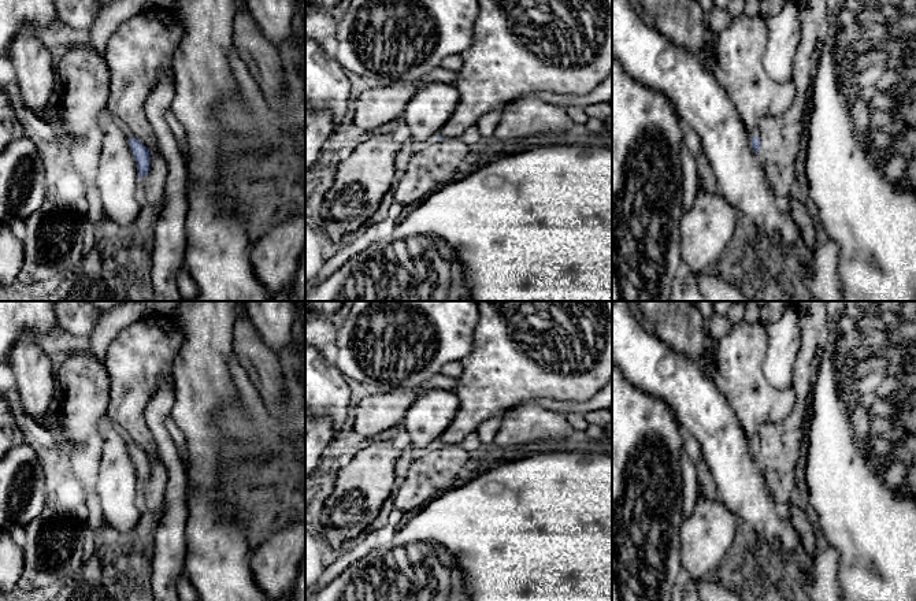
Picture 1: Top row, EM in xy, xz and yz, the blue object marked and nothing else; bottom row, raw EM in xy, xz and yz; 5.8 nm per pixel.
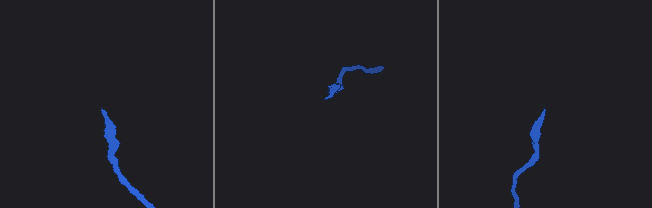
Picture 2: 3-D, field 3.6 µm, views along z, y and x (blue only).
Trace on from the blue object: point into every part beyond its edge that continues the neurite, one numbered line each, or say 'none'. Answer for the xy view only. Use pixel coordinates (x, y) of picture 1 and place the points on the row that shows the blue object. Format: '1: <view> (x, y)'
1: xy (125, 129)

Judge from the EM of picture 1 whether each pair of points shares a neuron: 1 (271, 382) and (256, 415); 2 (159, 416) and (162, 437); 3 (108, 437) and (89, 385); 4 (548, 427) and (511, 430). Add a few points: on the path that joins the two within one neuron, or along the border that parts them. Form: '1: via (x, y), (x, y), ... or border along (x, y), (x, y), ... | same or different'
1: border along (249, 379), (274, 419) | different
2: via (159, 422), (159, 431) | same
3: border along (103, 420), (97, 438) | different
4: via (538, 427), (520, 427) | same

